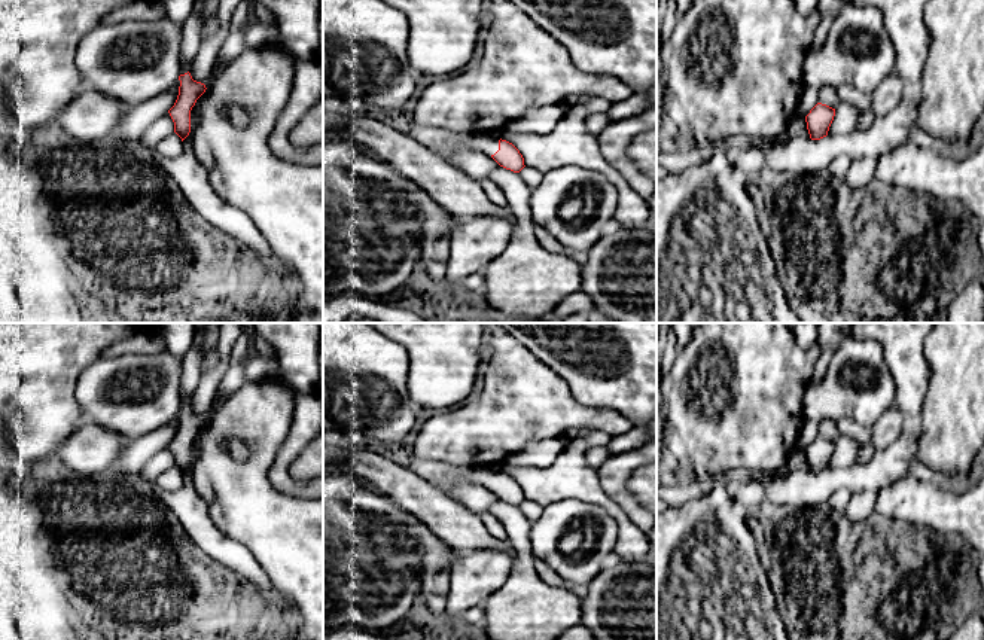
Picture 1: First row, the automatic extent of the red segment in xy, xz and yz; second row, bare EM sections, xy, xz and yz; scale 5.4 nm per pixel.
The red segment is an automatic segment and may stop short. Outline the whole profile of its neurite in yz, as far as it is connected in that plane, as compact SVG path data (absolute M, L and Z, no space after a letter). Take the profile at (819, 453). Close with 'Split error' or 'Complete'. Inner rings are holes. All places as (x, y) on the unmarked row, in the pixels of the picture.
M817 436L805 449L807 463L811 473L820 473L828 469L829 460L834 454L835 442Z. Complete

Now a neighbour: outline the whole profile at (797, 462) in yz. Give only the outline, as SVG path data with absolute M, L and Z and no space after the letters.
M796 449L787 457L786 463L776 470L749 470L749 469L735 469L716 475L709 473L695 473L688 470L688 482L695 481L700 485L712 488L718 484L725 484L732 490L740 485L746 485L747 482L756 482L765 476L783 478L792 472L807 472L810 473L810 467L807 463L805 451Z

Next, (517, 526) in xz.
M497 499L488 512L505 525L515 558L508 580L482 603L487 637L557 640L566 630L581 624L581 598L539 577L531 554L531 522L520 506Z

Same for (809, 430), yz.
M802 418L798 427L795 448L805 451L819 436L819 424L813 420Z

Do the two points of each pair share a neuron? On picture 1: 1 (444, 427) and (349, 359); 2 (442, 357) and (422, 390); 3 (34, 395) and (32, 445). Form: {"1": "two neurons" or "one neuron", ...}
{"1": "two neurons", "2": "one neuron", "3": "one neuron"}

